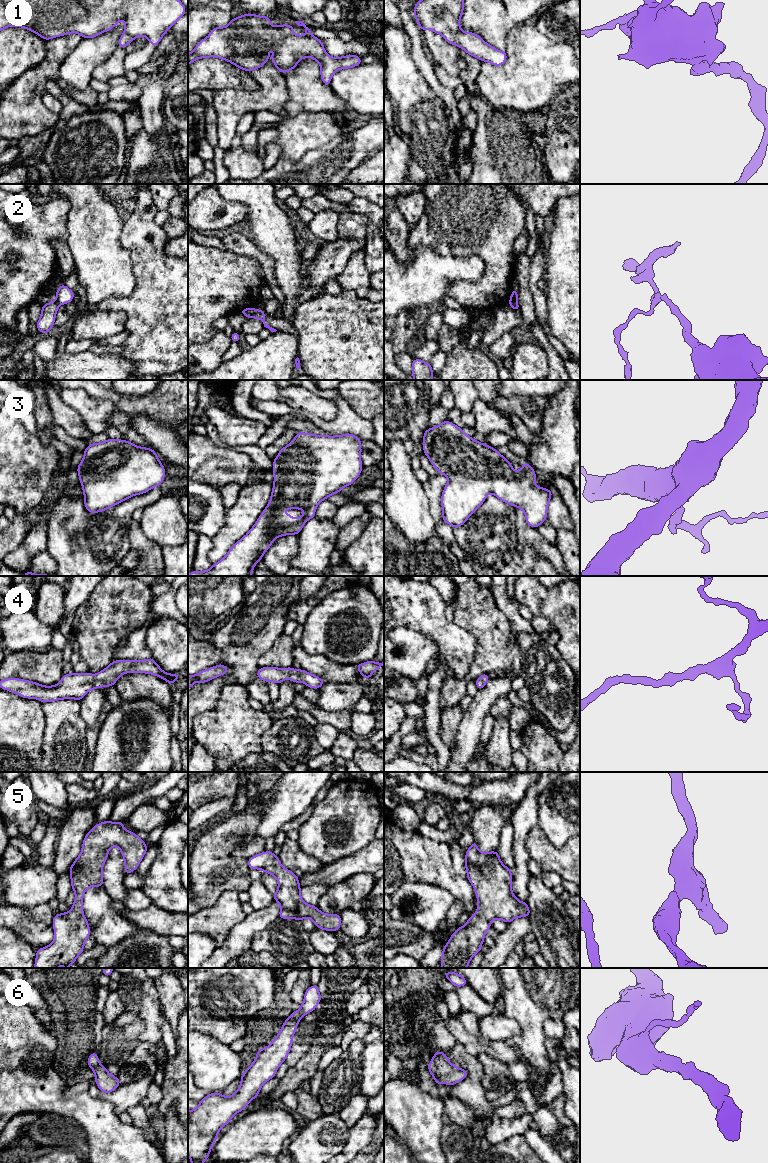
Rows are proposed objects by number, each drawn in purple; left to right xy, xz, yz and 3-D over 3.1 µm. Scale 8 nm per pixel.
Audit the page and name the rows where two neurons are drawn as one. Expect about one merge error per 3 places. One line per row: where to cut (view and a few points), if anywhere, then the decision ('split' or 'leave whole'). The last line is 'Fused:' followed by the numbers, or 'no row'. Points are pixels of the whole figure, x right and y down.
1: no cut | leave whole
2: xz (255, 309), (253, 316) | split
3: no cut | leave whole
4: no cut | leave whole
5: no cut | leave whole
6: no cut | leave whole
Fused: 2

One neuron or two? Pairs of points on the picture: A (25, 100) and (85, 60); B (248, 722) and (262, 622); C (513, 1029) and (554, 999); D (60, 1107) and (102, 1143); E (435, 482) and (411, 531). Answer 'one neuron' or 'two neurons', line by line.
A: two neurons
B: two neurons
C: two neurons
D: one neuron
E: two neurons

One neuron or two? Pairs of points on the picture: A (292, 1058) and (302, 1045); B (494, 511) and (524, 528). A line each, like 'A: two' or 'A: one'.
A: one
B: two

